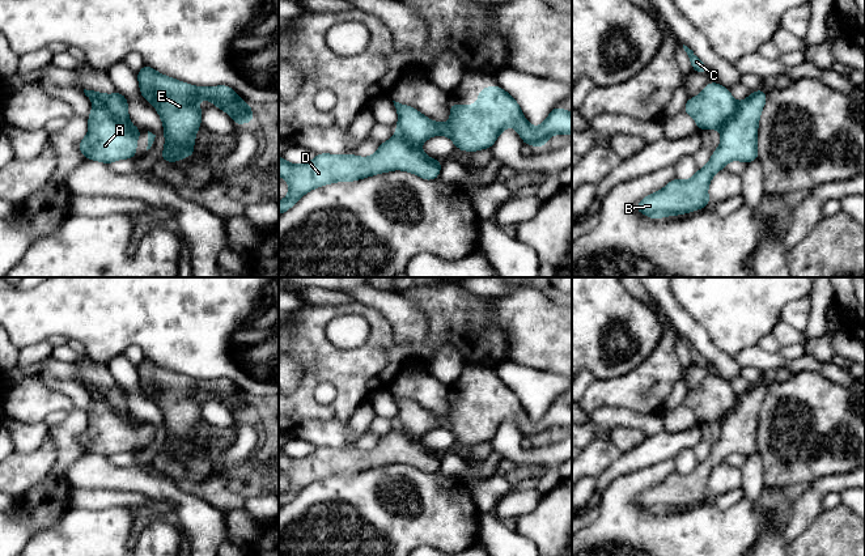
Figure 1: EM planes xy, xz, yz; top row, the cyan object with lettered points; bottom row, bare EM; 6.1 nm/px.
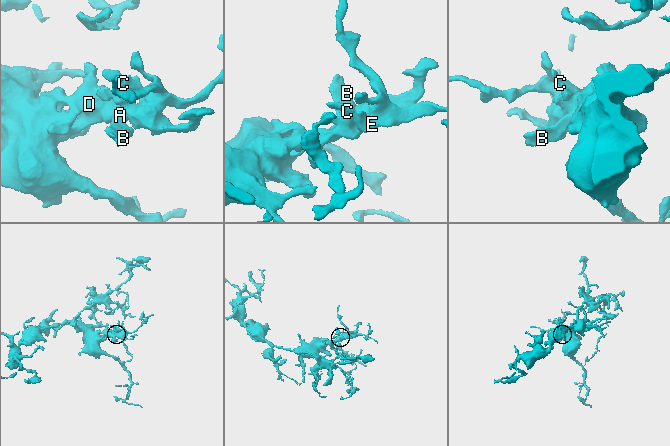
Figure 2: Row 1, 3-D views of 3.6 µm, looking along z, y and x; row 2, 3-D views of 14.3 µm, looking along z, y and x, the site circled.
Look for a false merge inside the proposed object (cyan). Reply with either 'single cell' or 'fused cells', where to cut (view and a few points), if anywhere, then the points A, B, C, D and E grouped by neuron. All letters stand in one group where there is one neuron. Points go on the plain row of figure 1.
single cell; cut none; groups A B C D E

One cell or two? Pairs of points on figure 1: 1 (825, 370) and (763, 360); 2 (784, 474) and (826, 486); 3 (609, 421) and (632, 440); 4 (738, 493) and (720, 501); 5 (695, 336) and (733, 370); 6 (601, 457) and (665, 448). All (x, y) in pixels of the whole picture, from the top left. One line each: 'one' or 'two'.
1: one
2: two
3: two
4: one
5: one
6: two

